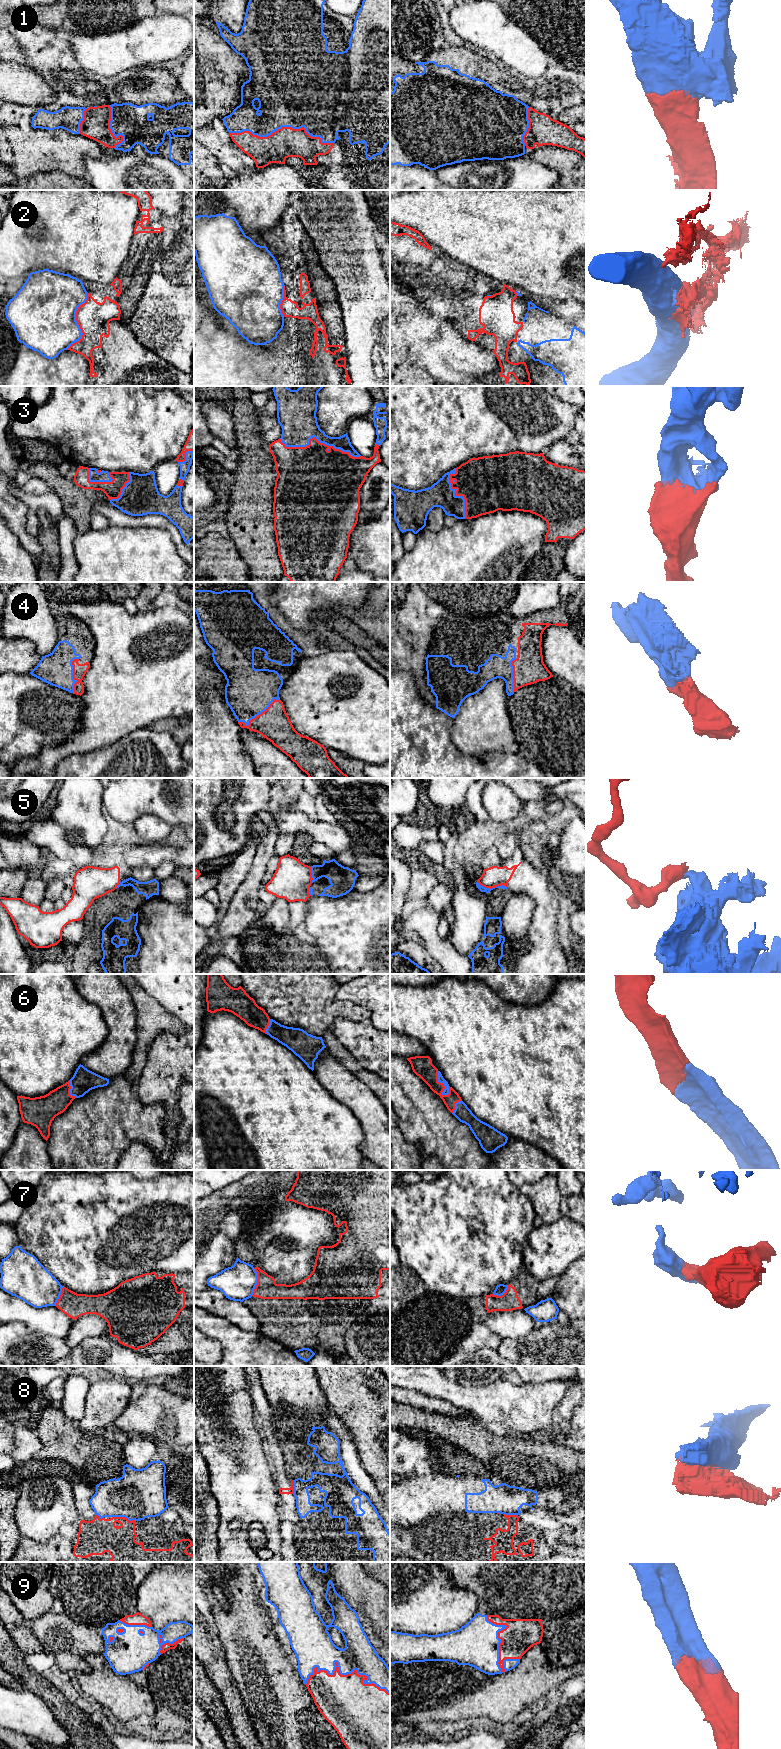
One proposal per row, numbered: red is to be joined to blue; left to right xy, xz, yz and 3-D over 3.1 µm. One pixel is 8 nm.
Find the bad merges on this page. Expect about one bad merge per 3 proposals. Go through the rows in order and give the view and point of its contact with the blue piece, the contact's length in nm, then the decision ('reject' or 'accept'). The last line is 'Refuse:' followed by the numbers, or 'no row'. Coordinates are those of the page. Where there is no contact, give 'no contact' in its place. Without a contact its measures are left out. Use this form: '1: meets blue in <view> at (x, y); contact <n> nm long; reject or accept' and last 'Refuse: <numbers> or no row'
1: meets blue in xz at (283, 126); contact 850 nm long; accept
2: meets blue in xy at (76, 322); contact 500 nm long; accept
3: meets blue in xz at (318, 440); contact 650 nm long; accept
4: meets blue in xz at (258, 714); contact 380 nm long; accept
5: meets blue in yz at (492, 888); contact 260 nm long; reject
6: meets blue in yz at (443, 1083); contact 220 nm long; accept
7: meets blue in xz at (256, 1282); contact 220 nm long; reject
8: meets blue in xy at (124, 1516); contact 200 nm long; reject
9: meets blue in xz at (343, 1674); contact 700 nm long; accept
Refuse: 5, 7, 8

